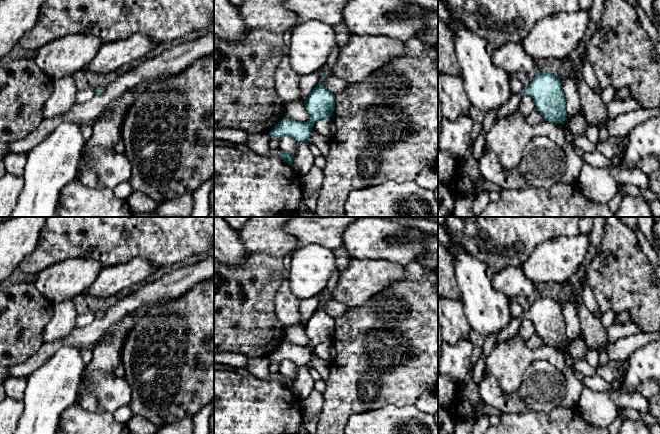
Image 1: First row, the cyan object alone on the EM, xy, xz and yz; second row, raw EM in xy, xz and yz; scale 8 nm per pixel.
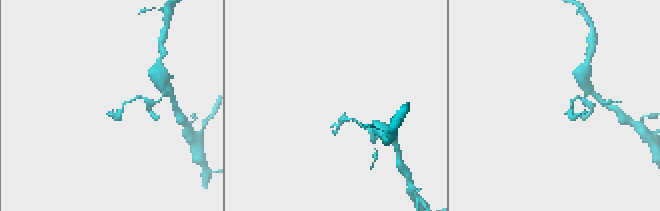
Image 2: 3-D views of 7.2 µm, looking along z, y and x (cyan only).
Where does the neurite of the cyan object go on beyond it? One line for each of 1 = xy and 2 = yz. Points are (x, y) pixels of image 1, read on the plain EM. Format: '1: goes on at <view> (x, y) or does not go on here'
1: does not go on here
2: does not go on here

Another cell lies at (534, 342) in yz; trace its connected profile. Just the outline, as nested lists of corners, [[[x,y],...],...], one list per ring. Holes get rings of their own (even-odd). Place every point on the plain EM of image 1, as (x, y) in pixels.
[[[534,334],[532,335],[527,341],[526,341],[526,346],[529,349],[535,350],[538,349],[540,347],[542,347],[544,345],[543,340],[541,339],[541,337],[538,334]]]

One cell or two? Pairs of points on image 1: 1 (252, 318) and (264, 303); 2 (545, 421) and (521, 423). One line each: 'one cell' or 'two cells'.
1: one cell
2: one cell

